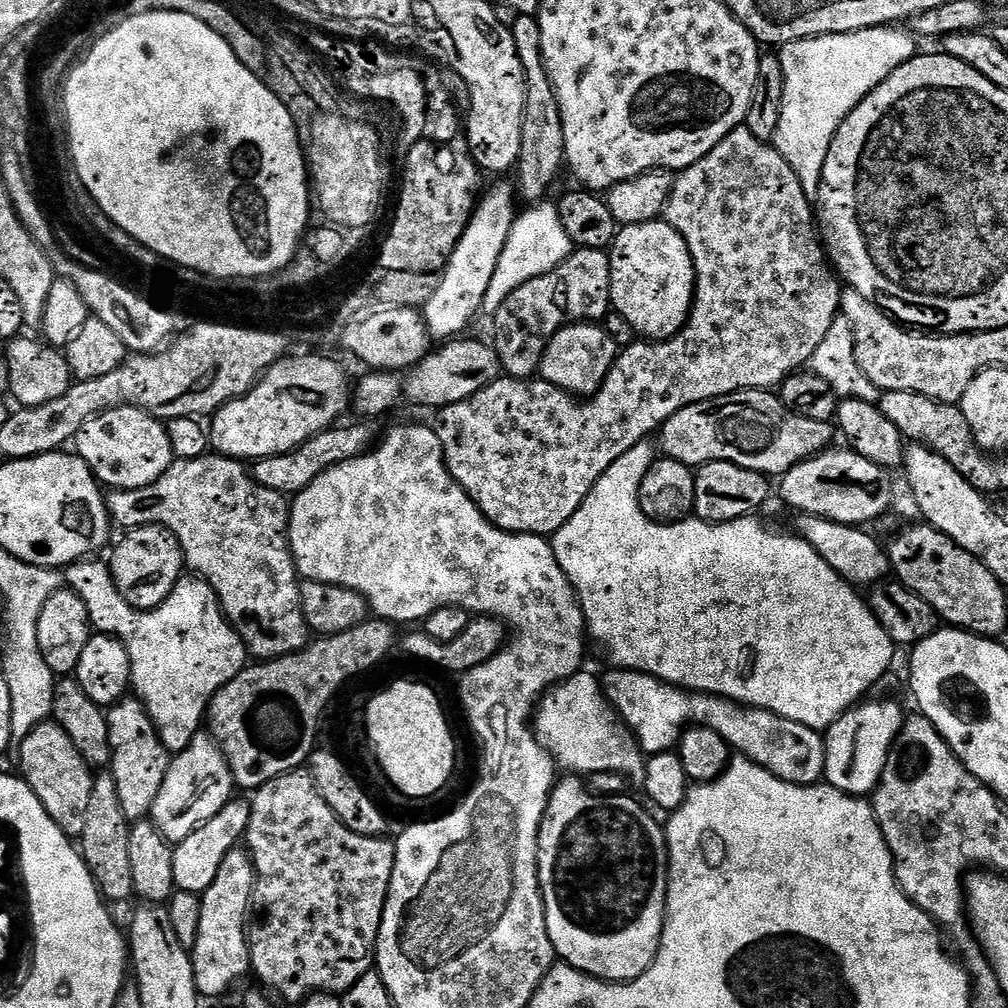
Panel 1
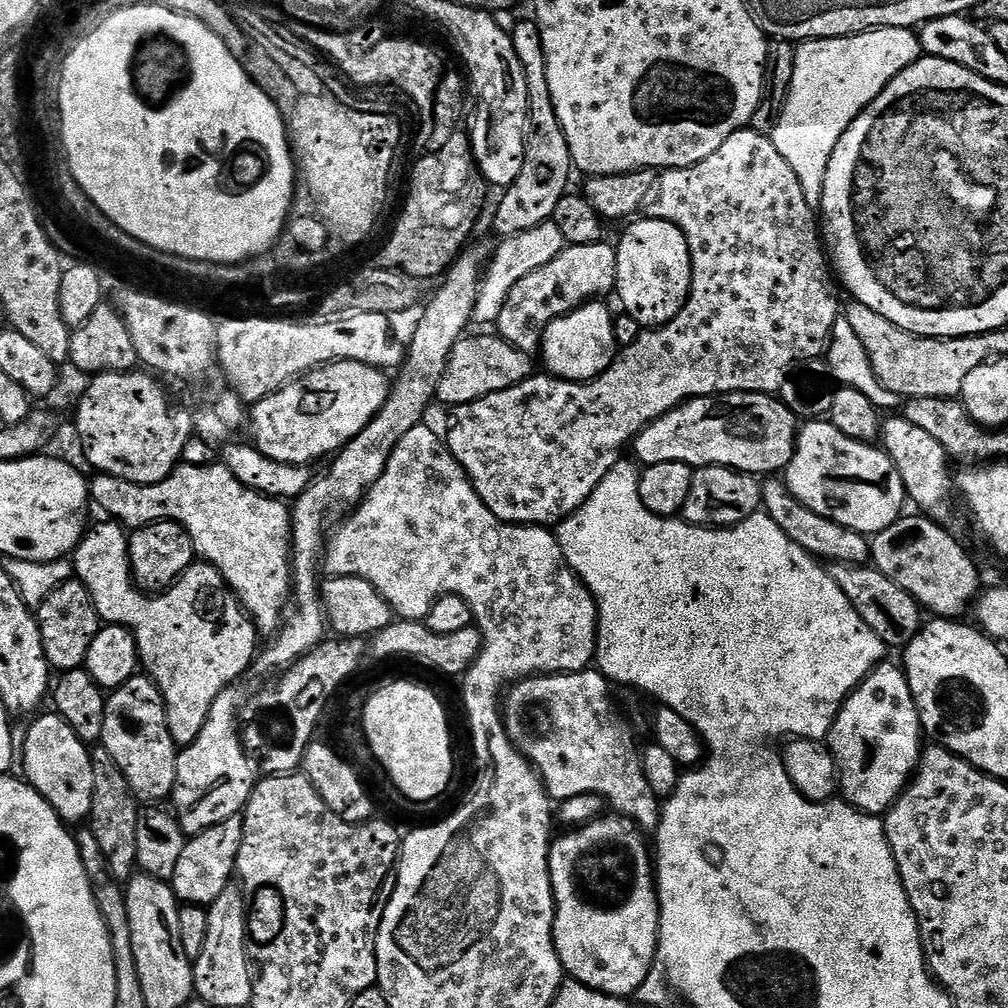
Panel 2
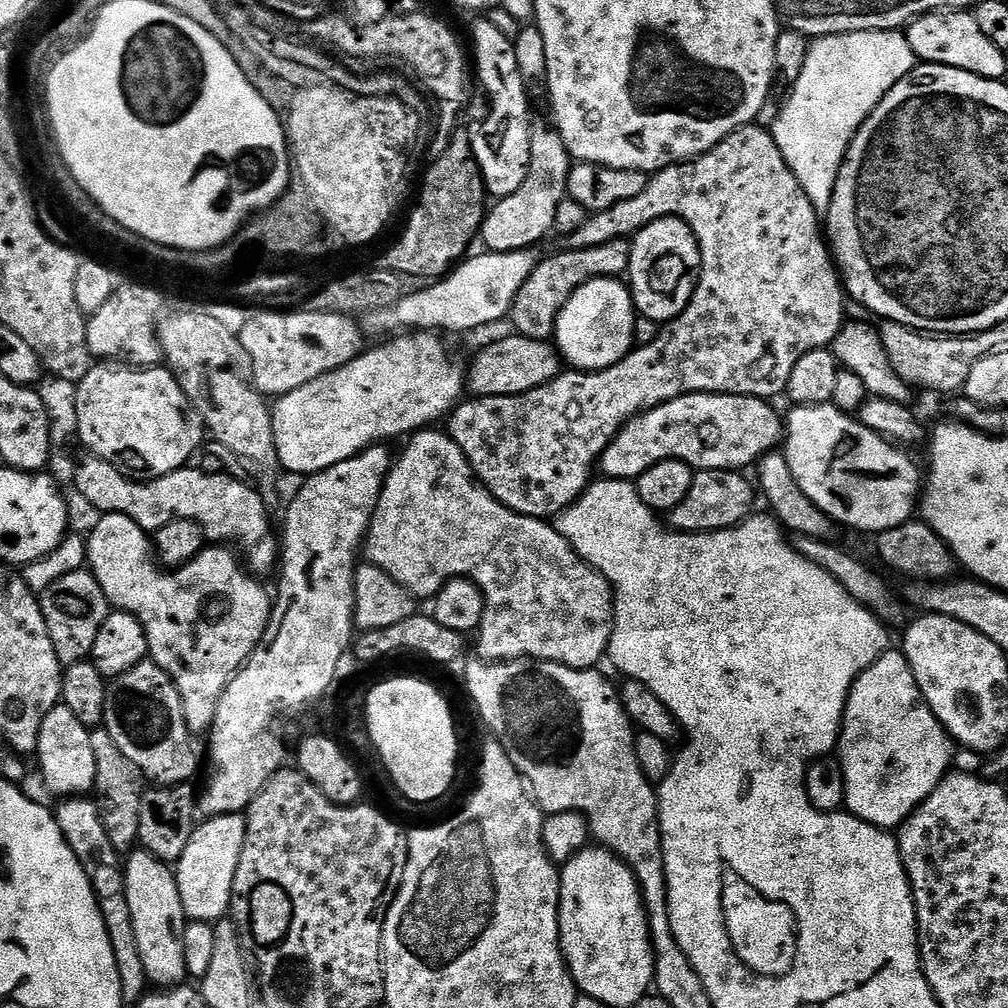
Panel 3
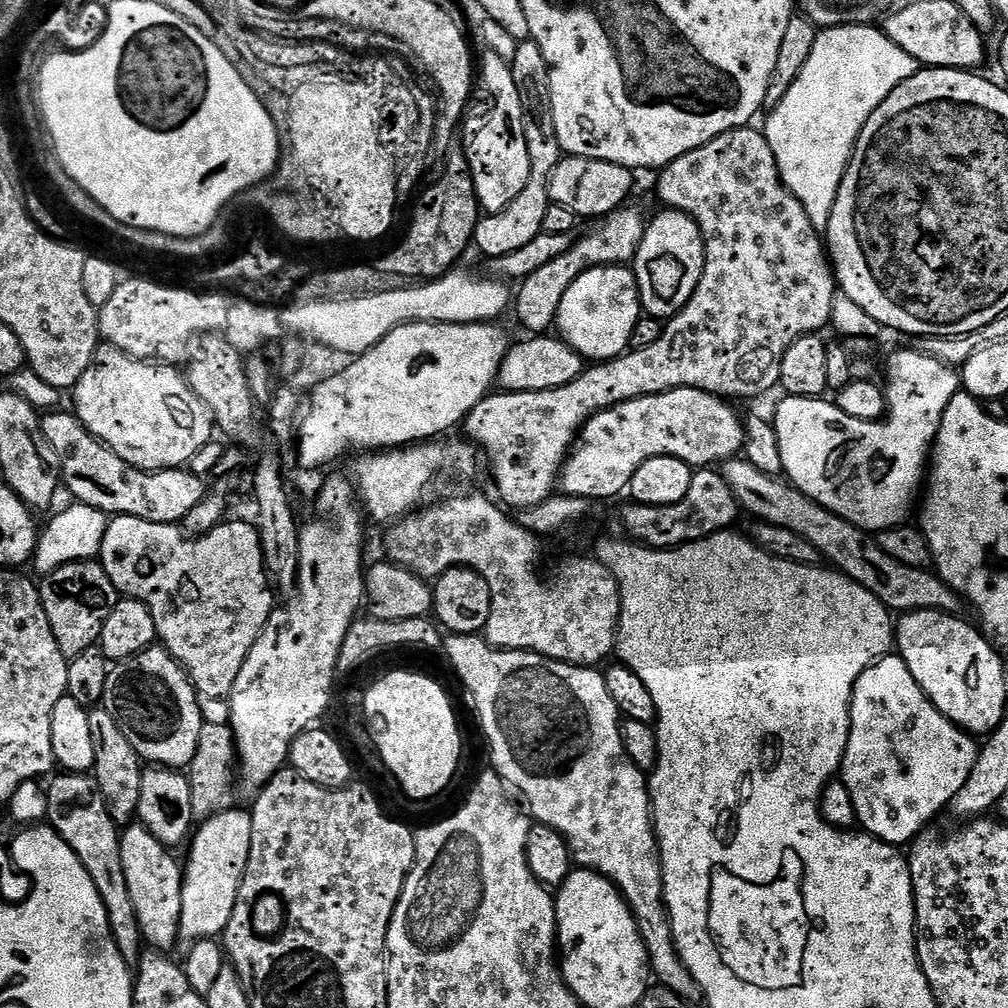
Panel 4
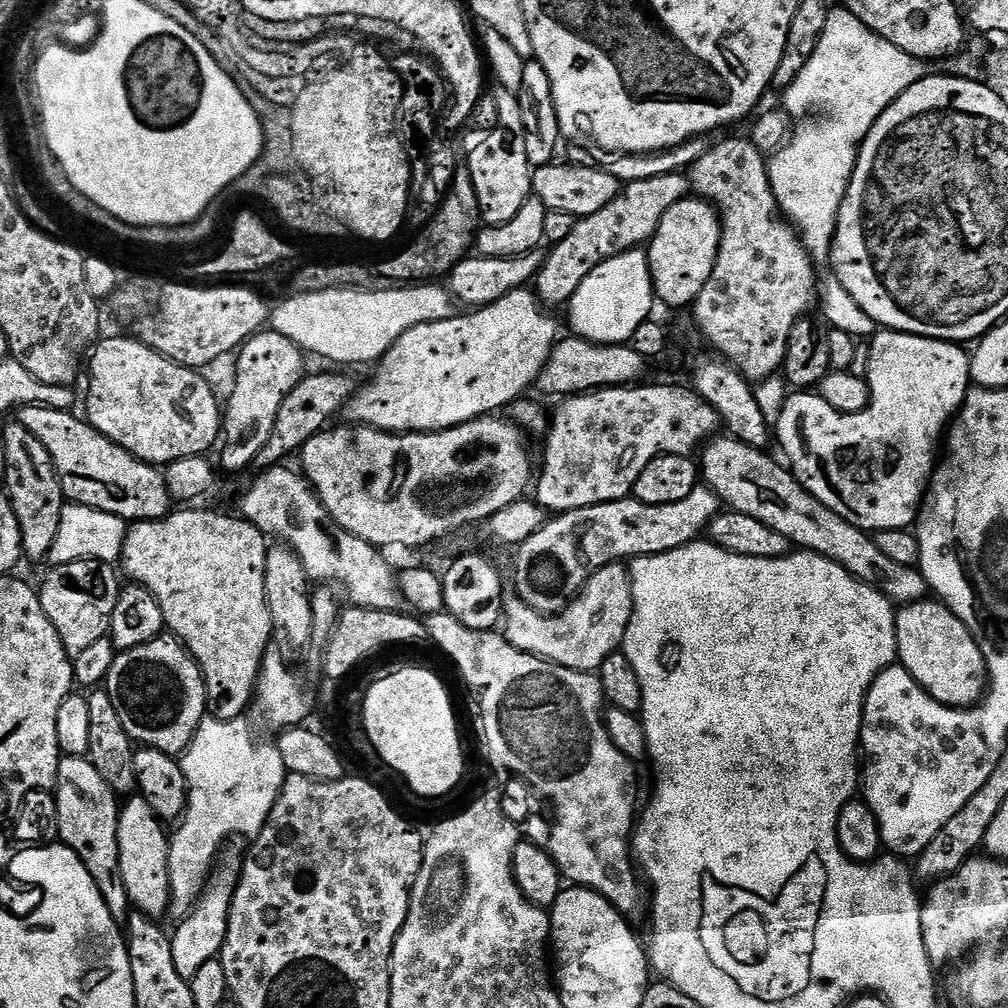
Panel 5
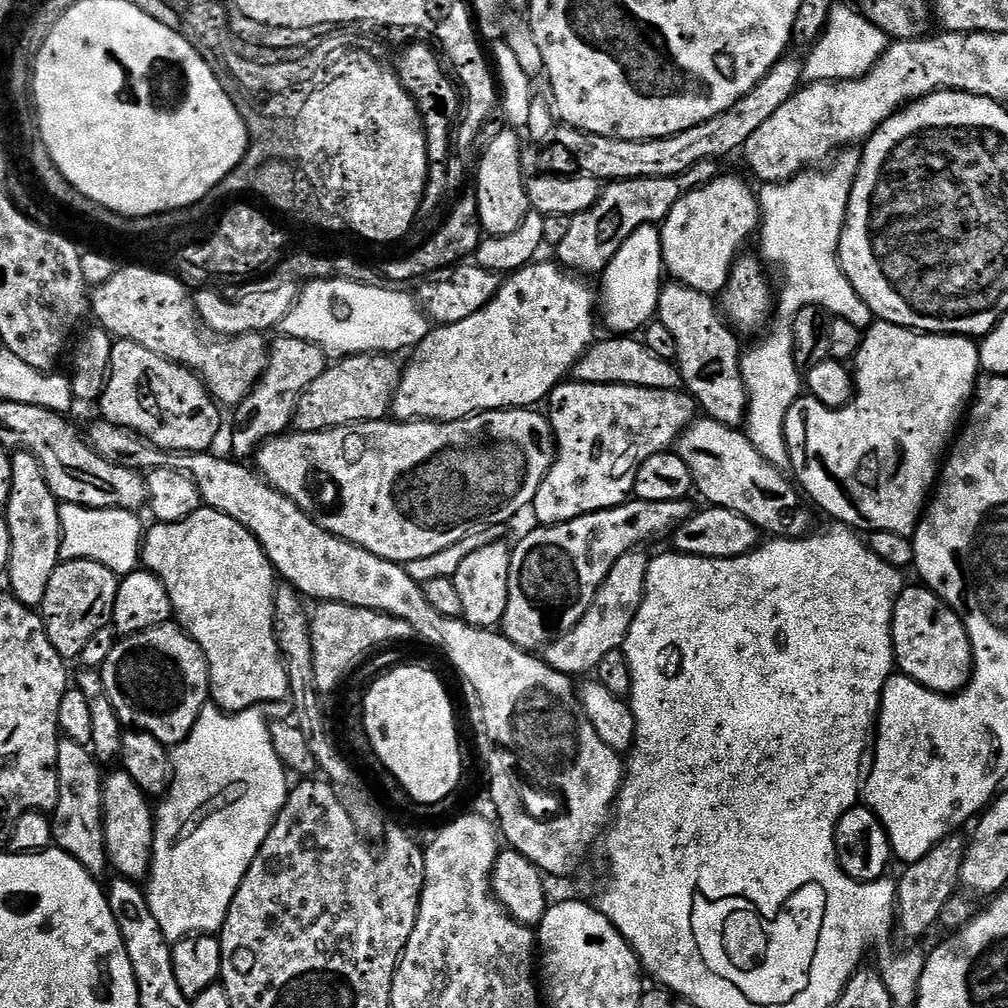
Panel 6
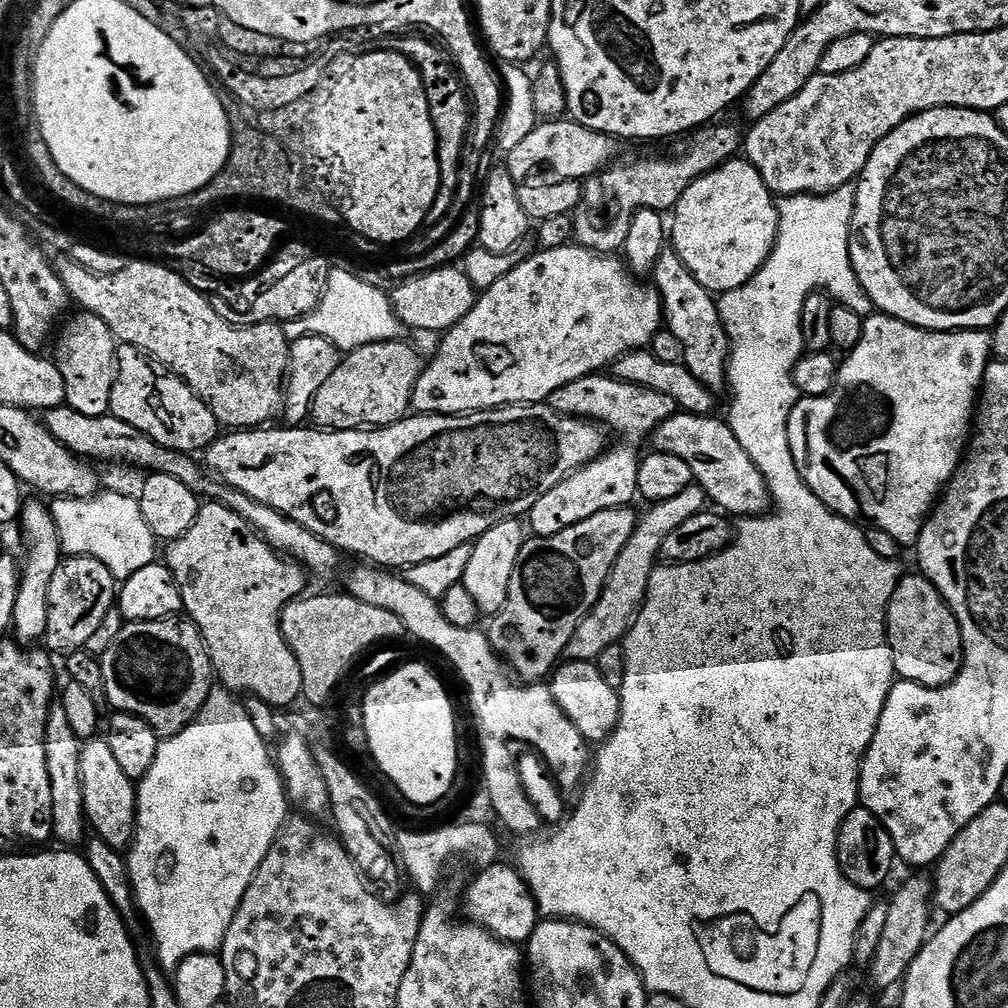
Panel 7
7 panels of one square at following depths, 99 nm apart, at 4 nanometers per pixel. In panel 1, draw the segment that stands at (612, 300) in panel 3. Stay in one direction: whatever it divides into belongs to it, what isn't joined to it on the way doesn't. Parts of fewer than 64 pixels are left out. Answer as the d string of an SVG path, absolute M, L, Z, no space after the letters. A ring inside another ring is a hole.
M585 322L560 328L544 351L539 370L542 379L577 398L594 395L602 386L618 355L618 347L616 348L615 342L612 341L611 334L600 327L604 326L596 322Z

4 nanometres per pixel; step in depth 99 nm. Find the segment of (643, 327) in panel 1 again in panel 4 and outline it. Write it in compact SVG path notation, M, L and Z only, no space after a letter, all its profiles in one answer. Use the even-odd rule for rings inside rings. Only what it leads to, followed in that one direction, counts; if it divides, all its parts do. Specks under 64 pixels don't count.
M660 210L656 217L647 221L644 237L634 261L634 271L638 290L640 291L640 307L649 317L671 318L680 313L690 302L704 269L704 239L698 226L684 212Z

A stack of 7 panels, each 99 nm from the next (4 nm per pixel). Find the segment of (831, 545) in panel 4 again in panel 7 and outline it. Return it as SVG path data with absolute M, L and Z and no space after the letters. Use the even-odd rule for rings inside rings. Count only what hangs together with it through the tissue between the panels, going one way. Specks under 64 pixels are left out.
M677 411L656 427L650 437L651 447L662 454L674 454L690 466L695 487L703 490L705 497L712 500L721 513L732 518L763 516L773 507L772 494L766 478L754 466L750 454L742 450L742 442L734 438L731 423L715 420L715 415L695 416Z

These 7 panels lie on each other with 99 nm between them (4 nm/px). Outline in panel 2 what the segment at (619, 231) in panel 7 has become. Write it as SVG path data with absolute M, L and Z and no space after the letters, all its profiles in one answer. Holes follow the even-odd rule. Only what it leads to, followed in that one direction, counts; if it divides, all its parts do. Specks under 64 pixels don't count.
M601 242L590 246L569 244L553 260L546 262L546 266L538 266L538 270L526 274L526 278L514 282L514 286L502 306L502 314L498 314L496 319L495 331L503 340L510 342L518 350L529 354L539 353L544 342L544 331L550 326L550 322L570 314L576 308L595 301L597 298L604 298L607 292L615 293L617 274L618 258L615 247L611 243L608 245L608 242Z

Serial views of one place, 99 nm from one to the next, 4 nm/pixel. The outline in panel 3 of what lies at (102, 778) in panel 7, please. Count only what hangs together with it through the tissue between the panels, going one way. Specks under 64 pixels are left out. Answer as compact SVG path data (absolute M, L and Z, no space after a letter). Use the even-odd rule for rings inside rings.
M136 850L127 857L124 864L124 881L130 914L134 918L138 955L142 957L142 966L146 966L149 985L161 989L183 985L188 976L186 946L182 946L186 917L182 898L178 894L175 871L154 858L154 854Z

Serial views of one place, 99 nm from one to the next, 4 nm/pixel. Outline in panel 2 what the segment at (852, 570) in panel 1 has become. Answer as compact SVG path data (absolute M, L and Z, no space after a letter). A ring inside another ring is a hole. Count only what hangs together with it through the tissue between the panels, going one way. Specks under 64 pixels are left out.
M768 478L760 485L760 503L763 515L770 519L798 546L802 546L813 556L824 562L835 562L838 564L867 565L870 560L870 540L865 533L855 532L838 522L828 520L822 514L810 510L800 503L791 492L786 490L783 479ZM768 480L768 481L767 481Z

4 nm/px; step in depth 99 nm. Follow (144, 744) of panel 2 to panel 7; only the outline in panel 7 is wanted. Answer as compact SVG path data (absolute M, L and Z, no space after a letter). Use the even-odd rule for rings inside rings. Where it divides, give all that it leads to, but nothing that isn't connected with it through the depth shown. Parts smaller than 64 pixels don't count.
M169 618L167 620L151 620L150 622L125 623L124 628L118 630L118 638L114 638L114 642L110 642L110 650L106 650L103 656L99 657L99 662L102 666L102 682L108 695L107 703L109 705L113 704L111 707L117 712L129 712L138 718L142 718L154 729L157 736L161 738L176 736L182 730L186 730L186 726L190 726L192 721L199 716L202 706L208 700L208 695L211 694L214 687L212 659L208 653L208 647L204 645L204 639L202 638L199 628L187 618Z

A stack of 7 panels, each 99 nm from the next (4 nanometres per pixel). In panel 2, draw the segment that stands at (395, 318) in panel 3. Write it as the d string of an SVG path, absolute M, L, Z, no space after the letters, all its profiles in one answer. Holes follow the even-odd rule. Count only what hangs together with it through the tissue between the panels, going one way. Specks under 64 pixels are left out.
M550 222L534 226L534 230L526 230L517 236L501 239L499 243L500 249L491 253L490 263L483 273L474 313L477 321L481 320L488 326L495 325L498 314L502 314L502 306L506 302L514 282L518 282L522 278L526 278L526 274L538 270L538 266L546 266L546 262L553 260L566 247L558 226L554 226Z

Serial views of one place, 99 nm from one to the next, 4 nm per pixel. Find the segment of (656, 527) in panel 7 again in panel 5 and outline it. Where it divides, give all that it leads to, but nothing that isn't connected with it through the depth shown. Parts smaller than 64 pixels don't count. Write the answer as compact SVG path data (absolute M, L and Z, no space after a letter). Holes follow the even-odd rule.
M617 562L608 564L604 568L599 568L597 572L592 573L592 577L584 584L580 595L568 605L567 608L557 612L554 616L544 616L541 612L535 612L530 606L526 606L526 602L522 602L522 598L515 594L509 595L504 601L504 615L502 617L502 634L512 645L518 650L528 652L531 656L540 656L544 660L550 661L558 666L566 666L570 670L578 670L579 672L595 673L601 666L602 662L606 662L606 658L610 658L612 652L617 651L624 643L624 635L630 626L630 618L632 617L632 574L631 571L623 563Z

